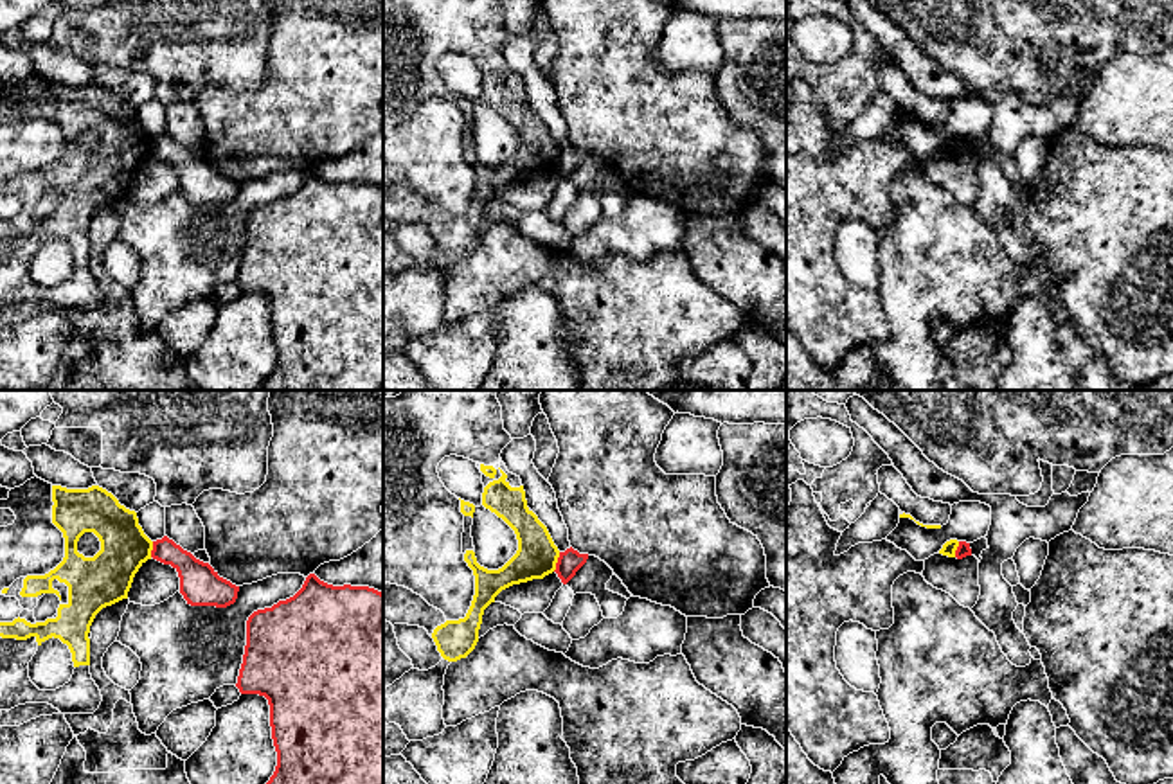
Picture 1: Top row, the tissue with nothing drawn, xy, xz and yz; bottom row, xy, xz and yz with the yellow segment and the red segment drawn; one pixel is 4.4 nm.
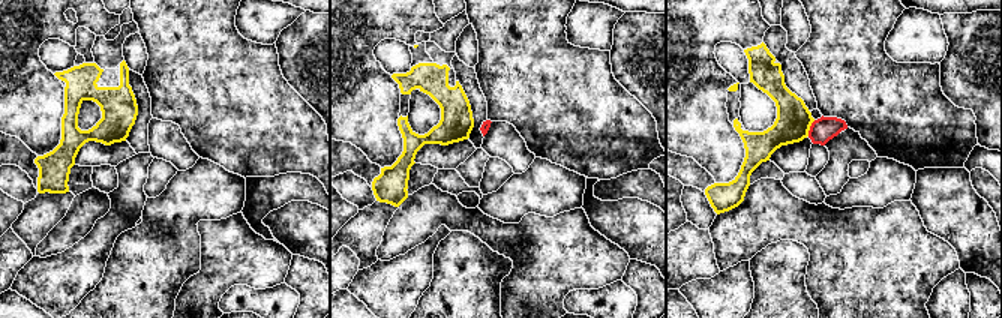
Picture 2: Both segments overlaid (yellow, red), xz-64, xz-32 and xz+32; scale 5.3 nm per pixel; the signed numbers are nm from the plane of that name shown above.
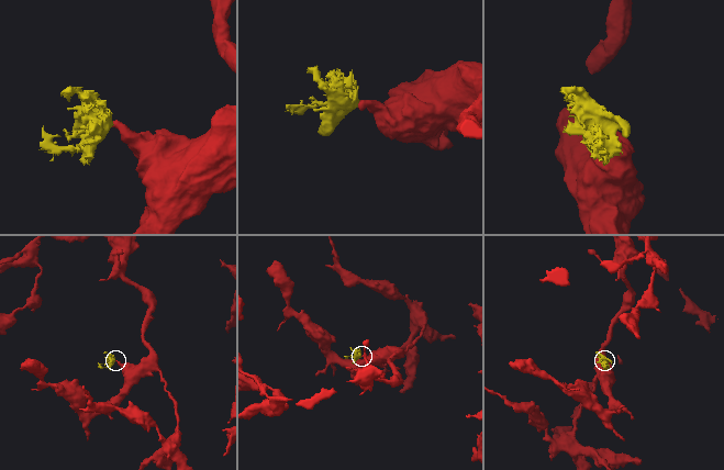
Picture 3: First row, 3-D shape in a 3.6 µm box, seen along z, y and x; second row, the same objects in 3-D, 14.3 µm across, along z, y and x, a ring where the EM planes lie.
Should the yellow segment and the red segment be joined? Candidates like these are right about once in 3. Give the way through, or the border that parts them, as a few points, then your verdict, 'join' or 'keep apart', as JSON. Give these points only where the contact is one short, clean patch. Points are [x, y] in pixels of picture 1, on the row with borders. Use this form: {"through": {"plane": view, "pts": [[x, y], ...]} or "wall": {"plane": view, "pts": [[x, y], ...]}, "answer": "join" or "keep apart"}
{"wall": {"plane": "xz", "pts": [[560, 552], [553, 570]]}, "answer": "keep apart"}

